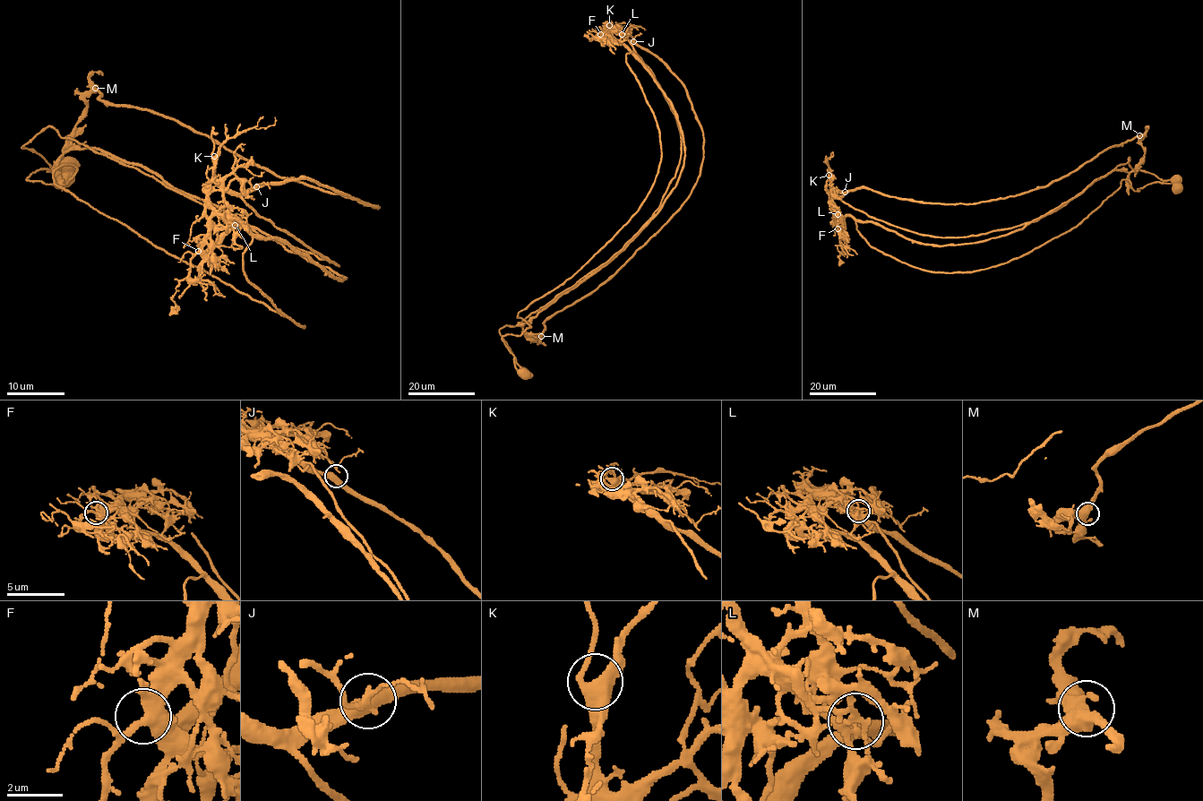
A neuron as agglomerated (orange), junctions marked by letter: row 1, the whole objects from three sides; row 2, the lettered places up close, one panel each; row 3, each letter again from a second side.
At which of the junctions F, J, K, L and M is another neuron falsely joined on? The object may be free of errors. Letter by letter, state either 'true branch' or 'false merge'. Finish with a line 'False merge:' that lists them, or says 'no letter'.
F: true branch
J: true branch
K: true branch
L: false merge
M: true branch
False merge: L

